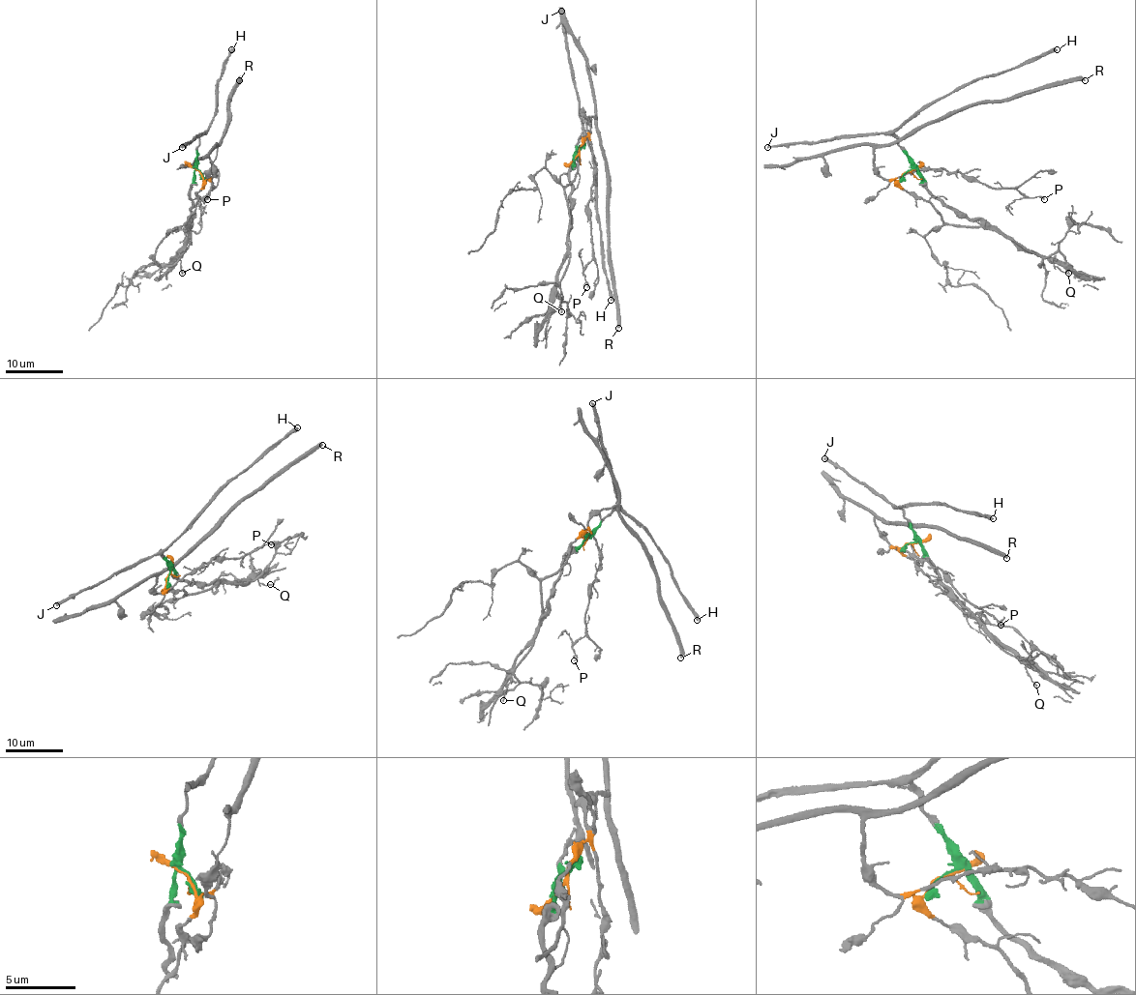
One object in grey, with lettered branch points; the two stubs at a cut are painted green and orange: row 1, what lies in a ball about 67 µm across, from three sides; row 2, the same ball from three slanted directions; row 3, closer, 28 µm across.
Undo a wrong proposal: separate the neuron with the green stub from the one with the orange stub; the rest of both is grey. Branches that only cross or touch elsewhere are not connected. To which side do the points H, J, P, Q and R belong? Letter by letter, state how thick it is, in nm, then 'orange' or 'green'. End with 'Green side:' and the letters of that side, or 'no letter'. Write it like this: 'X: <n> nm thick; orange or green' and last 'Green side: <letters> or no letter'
H: 280 nm thick; green
J: 320 nm thick; green
P: 130 nm thick; orange
Q: 140 nm thick; green
R: 440 nm thick; orange
Green side: H, J, Q

